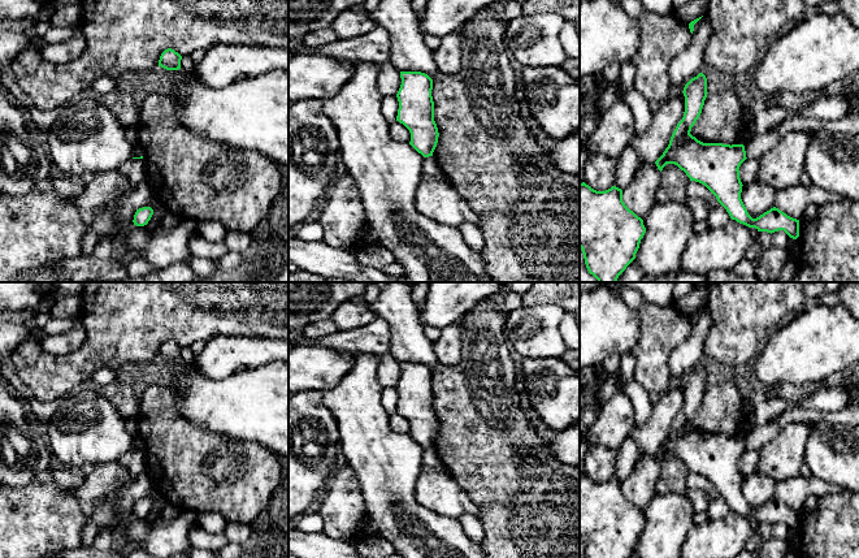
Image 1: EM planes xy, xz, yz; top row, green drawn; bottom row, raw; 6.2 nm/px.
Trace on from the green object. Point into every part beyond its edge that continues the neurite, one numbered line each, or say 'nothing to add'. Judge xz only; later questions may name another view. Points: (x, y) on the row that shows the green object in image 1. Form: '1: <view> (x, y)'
nothing to add

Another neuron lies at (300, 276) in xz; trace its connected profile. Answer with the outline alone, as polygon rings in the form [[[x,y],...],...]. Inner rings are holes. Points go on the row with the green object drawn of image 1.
[[[300,269],[295,273],[288,273],[288,282],[325,282],[325,278]]]

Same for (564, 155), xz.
[[[580,130],[559,139],[554,147],[546,148],[546,153],[559,170],[580,176]]]

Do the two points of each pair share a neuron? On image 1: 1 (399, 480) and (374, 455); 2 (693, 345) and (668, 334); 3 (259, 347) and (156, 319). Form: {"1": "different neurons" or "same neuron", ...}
{"1": "same neuron", "2": "different neurons", "3": "different neurons"}

